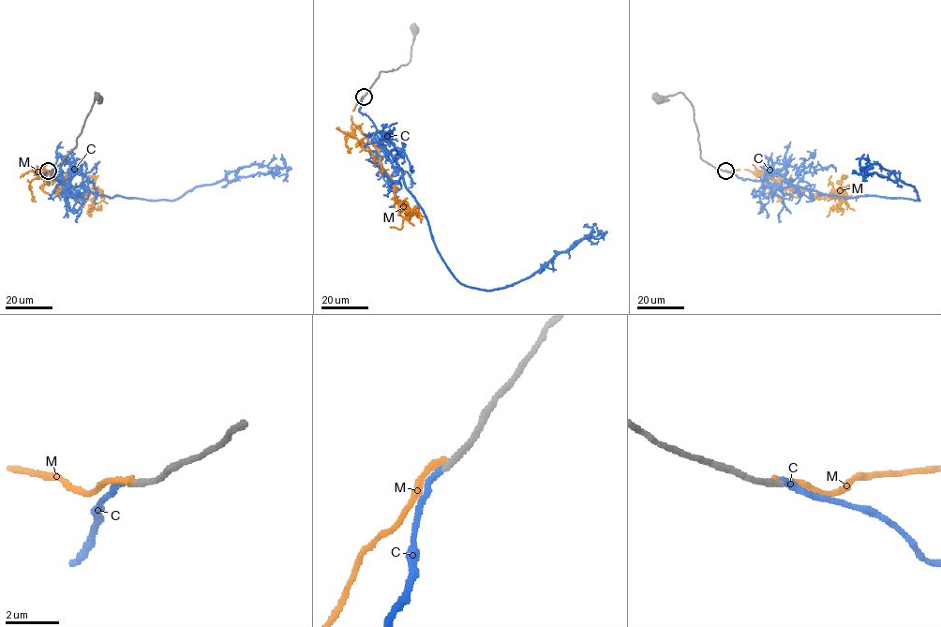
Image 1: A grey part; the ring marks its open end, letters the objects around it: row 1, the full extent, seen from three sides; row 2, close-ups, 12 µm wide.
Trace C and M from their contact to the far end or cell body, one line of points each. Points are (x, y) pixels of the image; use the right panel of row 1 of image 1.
C: (725, 171), (743, 179), (828, 195), (919, 201), (912, 186), (880, 166), (862, 167), (867, 176)
M: (724, 171), (778, 176), (818, 198), (834, 190), (841, 204), (827, 216)

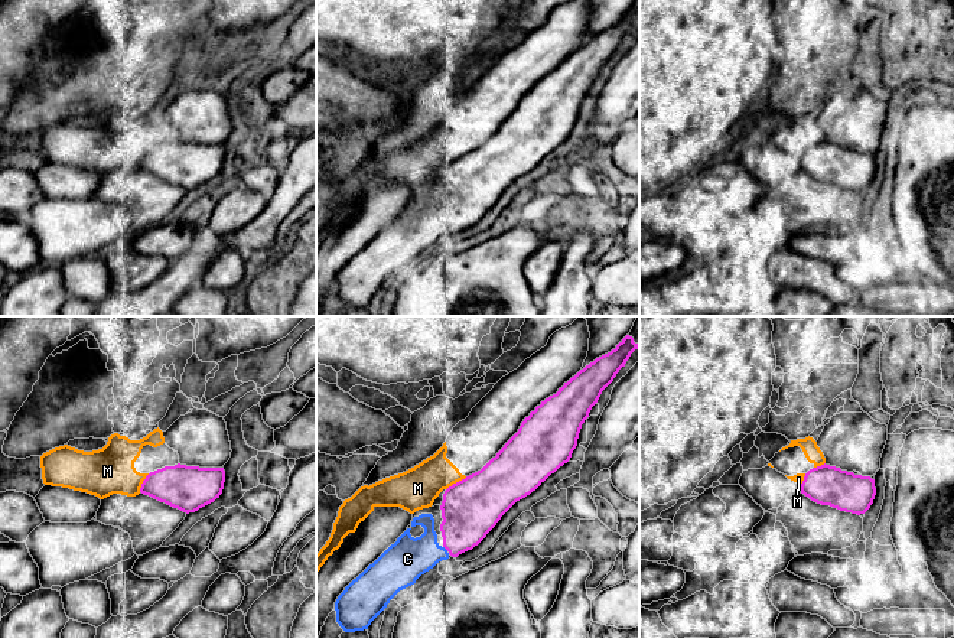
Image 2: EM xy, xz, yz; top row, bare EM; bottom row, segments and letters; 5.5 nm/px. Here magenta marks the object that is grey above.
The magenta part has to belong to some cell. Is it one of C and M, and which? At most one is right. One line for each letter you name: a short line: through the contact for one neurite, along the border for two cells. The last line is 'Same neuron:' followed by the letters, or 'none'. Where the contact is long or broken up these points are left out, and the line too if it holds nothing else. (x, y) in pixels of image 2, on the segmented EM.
Same neuron: C

